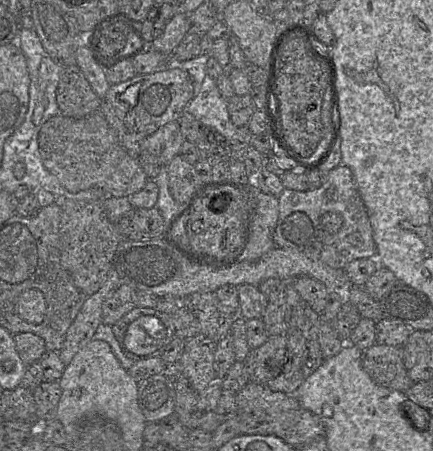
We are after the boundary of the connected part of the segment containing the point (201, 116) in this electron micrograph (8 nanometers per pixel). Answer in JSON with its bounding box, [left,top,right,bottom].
[176,55,237,139]

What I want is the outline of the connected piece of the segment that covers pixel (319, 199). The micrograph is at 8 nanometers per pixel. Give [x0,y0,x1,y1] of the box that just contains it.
[274,165,377,269]

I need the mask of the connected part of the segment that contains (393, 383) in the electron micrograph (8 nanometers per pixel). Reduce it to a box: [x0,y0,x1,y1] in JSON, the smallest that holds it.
[362,342,415,392]

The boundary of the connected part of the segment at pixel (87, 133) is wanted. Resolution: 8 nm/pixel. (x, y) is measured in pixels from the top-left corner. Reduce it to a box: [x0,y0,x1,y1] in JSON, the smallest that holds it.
[37,111,148,197]

